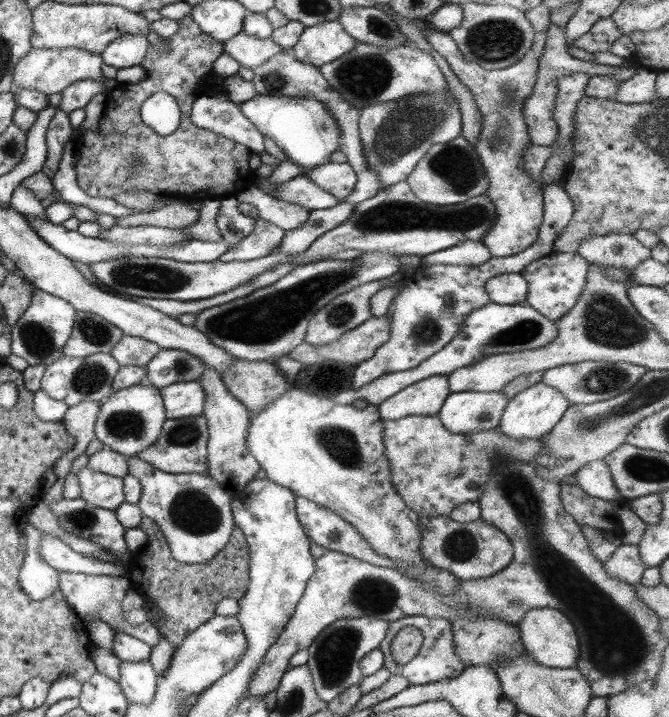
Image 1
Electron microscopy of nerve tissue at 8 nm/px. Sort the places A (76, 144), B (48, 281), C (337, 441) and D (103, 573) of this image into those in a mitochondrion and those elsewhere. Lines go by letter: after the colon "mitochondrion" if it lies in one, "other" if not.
A: other
B: other
C: mitochondrion
D: other

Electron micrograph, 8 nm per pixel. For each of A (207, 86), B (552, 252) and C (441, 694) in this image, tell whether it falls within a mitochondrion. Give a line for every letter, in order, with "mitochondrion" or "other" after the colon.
A: other
B: other
C: other

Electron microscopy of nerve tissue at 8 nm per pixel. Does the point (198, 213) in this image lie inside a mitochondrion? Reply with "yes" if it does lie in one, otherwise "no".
no

